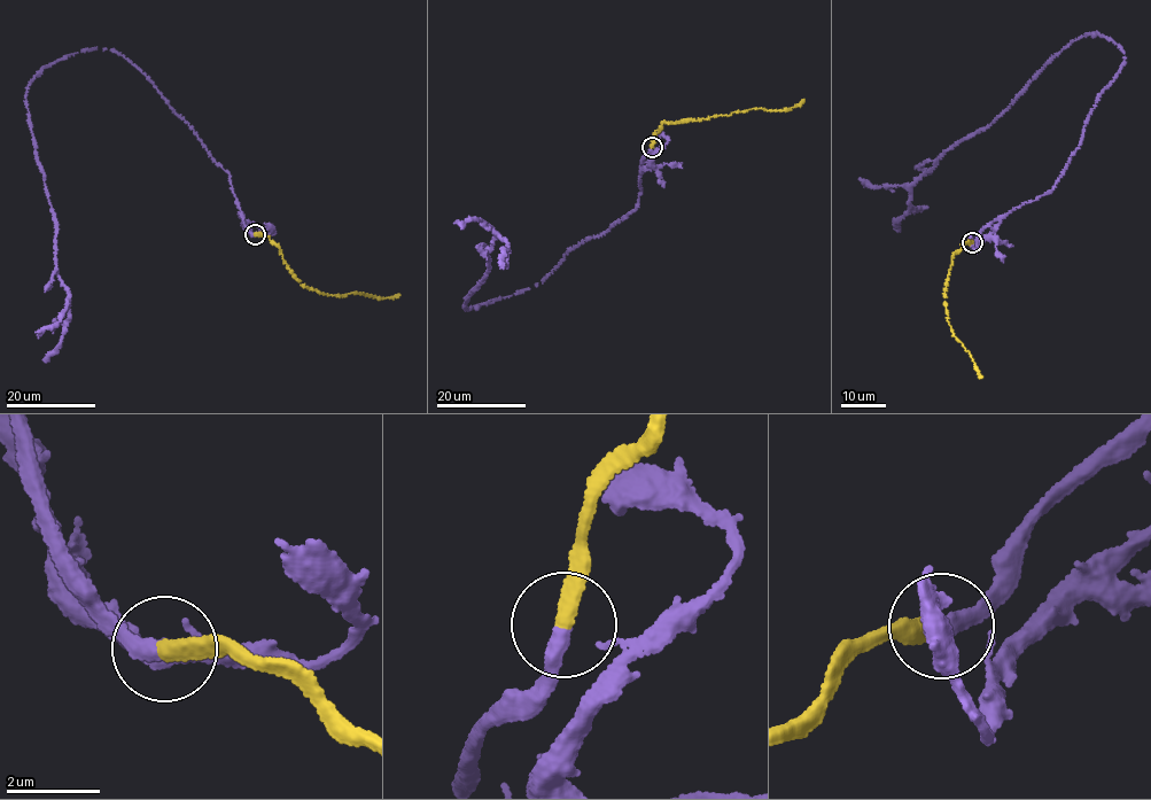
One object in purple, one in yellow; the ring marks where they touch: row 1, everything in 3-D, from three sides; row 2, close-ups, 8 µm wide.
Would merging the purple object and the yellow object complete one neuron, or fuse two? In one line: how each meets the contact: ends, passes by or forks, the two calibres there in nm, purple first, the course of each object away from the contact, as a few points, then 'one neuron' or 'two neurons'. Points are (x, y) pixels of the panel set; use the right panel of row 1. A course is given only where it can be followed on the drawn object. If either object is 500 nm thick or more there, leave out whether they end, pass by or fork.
purple ends; yellow ends; calibres 360 and 360 nm; course purple (972, 241), (1055, 188), (1126, 62), (1113, 40), (1098, 32), (1070, 43), (992, 124), (920, 175), (900, 232); course yellow (972, 241), (955, 253), (945, 301), (953, 334), (973, 360), (981, 377); one neuron

